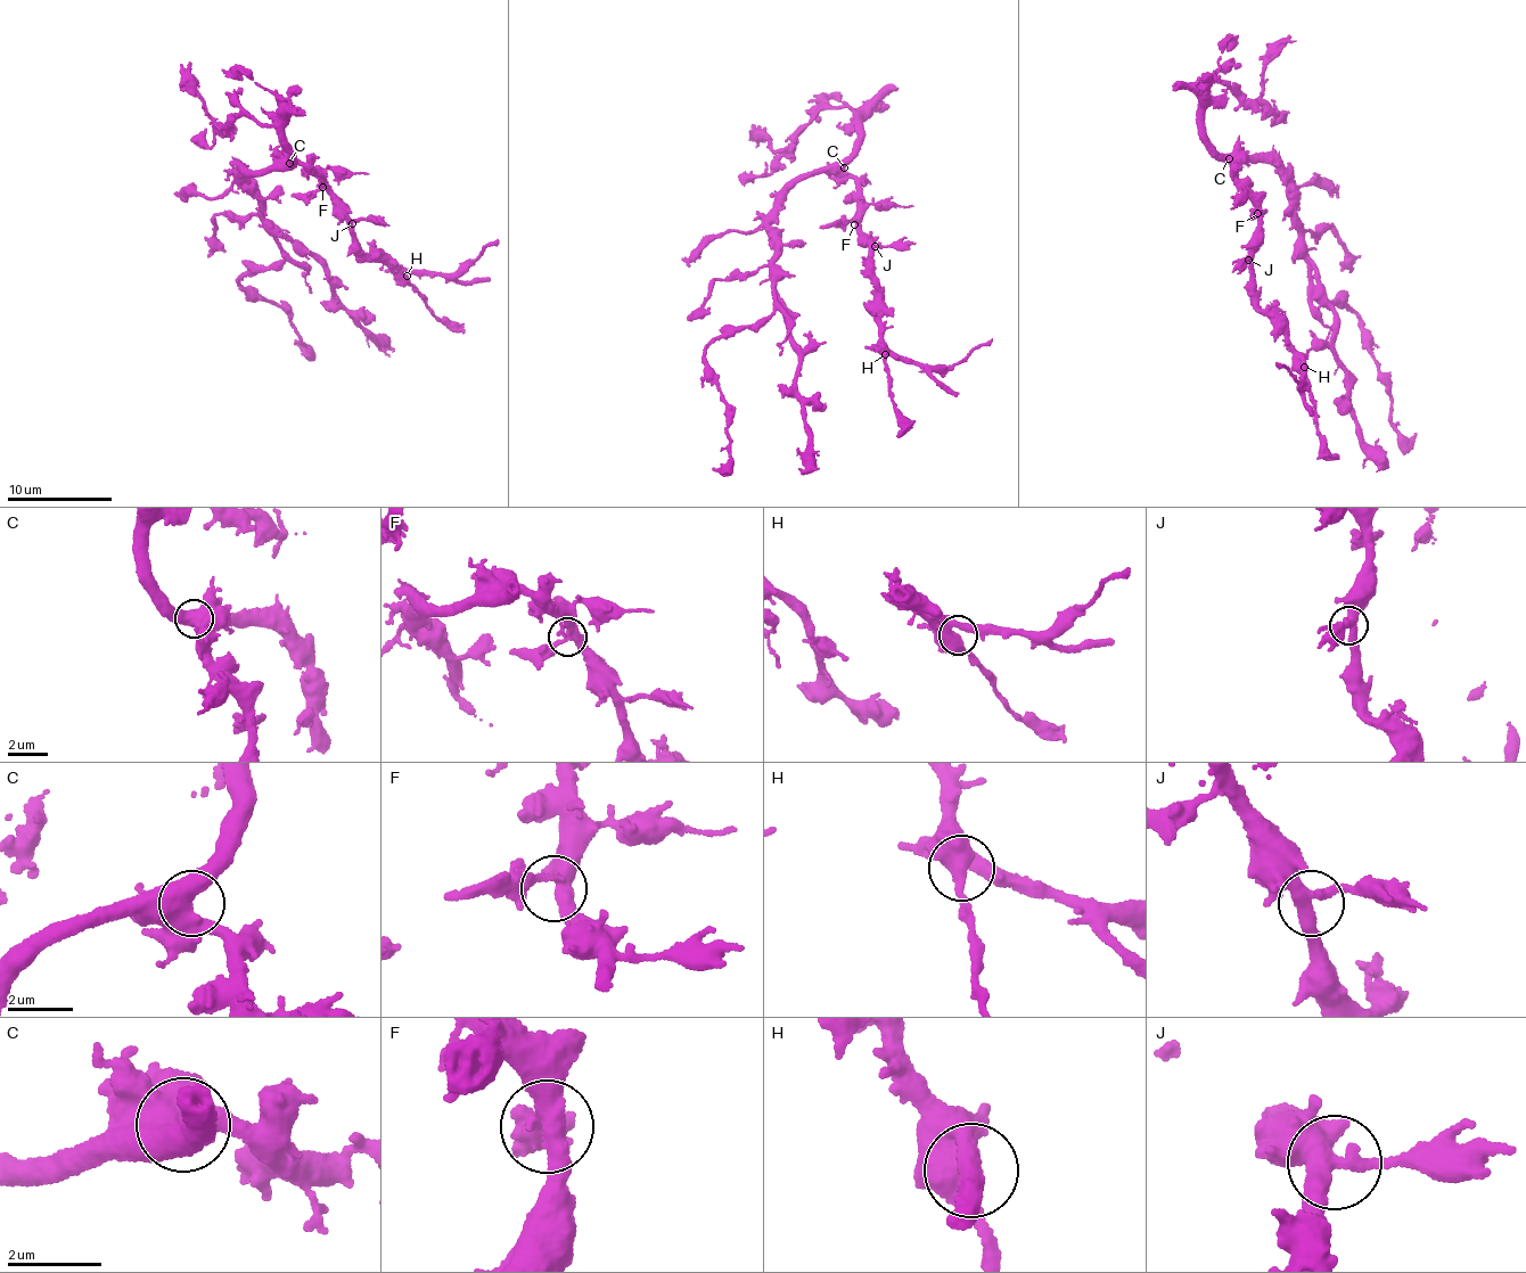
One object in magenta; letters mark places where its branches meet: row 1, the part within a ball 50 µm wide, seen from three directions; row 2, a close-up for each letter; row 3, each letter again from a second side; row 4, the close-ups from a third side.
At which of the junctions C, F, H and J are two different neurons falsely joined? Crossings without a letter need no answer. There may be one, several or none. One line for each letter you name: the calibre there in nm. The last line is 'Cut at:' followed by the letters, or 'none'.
Cut at: none

